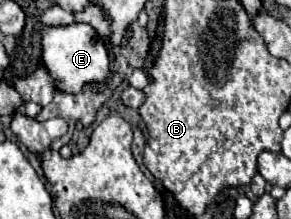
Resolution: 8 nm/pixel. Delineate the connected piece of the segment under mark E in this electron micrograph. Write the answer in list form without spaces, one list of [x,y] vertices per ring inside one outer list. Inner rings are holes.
[[[89,24],[43,28],[43,64],[53,76],[53,84],[65,92],[77,92],[89,80],[103,80],[109,74],[109,56],[103,40]]]

